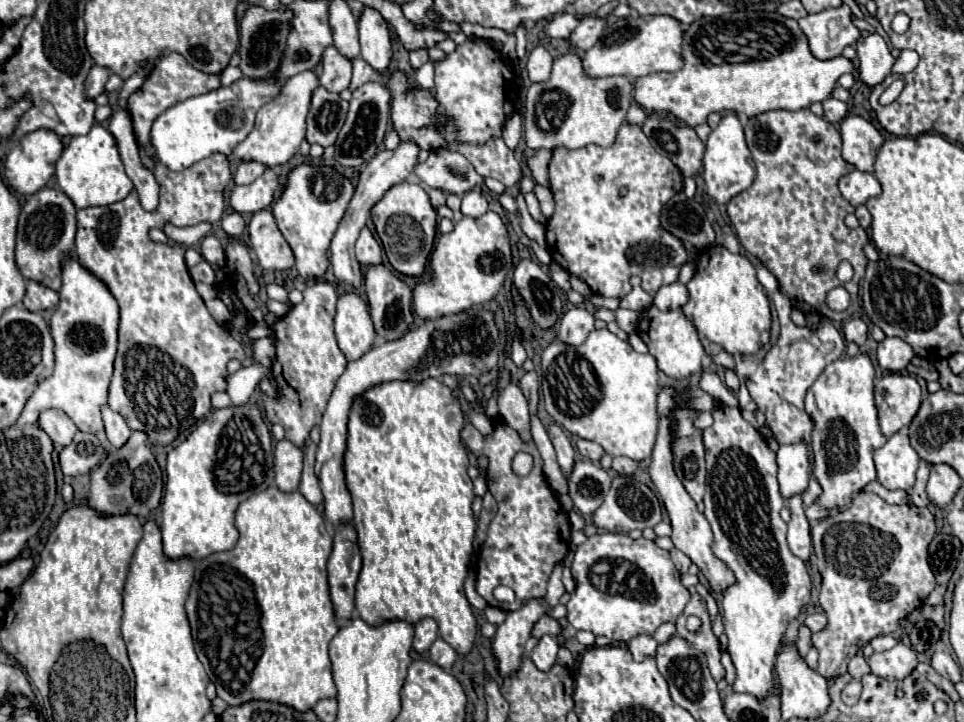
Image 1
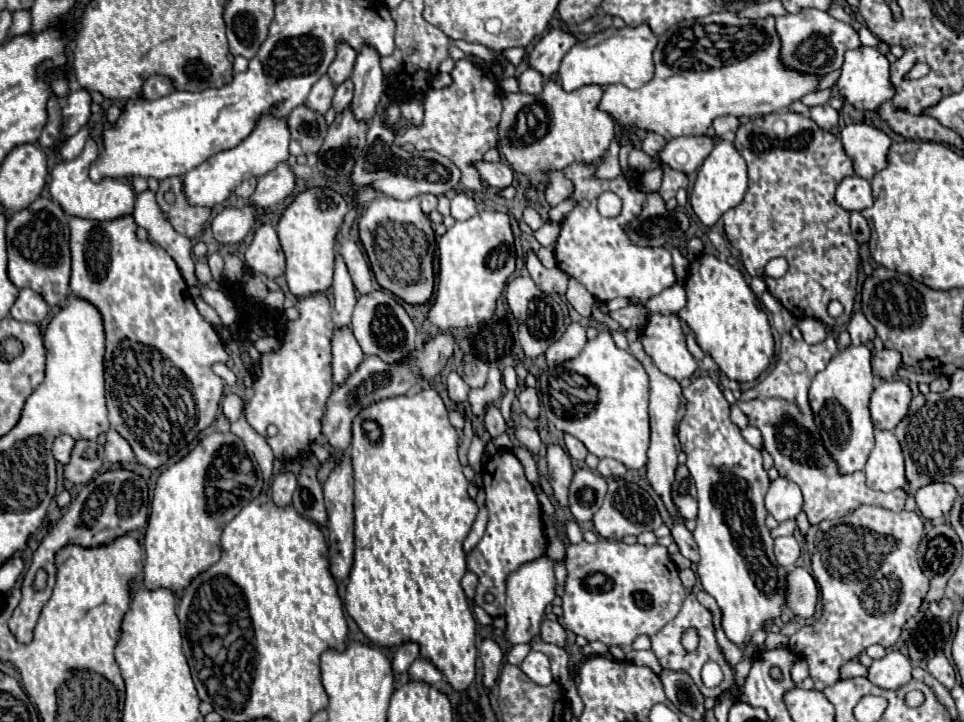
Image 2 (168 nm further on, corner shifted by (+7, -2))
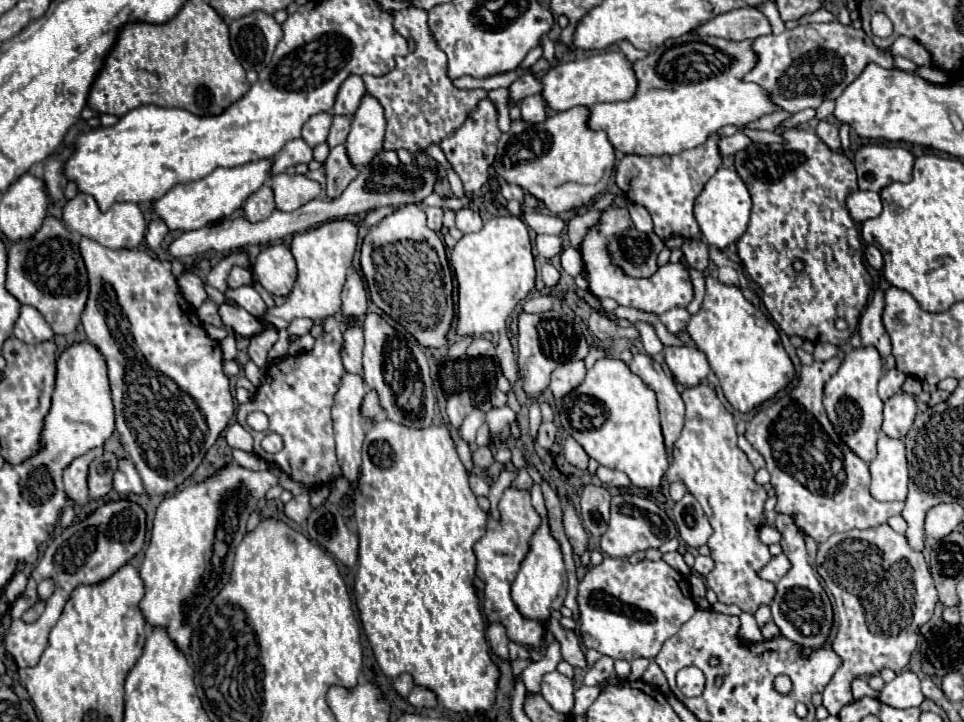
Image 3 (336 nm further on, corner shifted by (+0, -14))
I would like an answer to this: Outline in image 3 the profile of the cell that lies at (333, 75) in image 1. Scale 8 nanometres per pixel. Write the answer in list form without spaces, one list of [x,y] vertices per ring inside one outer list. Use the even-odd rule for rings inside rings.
[[[317,113],[313,115],[305,125],[303,125],[303,139],[307,143],[311,143],[311,147],[323,143],[329,135],[331,129],[331,121],[333,121],[333,113]]]

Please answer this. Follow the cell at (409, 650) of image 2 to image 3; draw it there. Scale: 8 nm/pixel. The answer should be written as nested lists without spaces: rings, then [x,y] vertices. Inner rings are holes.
[[[401,673],[401,675],[393,681],[393,687],[397,689],[397,693],[399,693],[403,699],[409,695],[409,691],[411,691],[413,685],[415,685],[415,683],[413,683],[413,677],[411,677],[409,673]]]

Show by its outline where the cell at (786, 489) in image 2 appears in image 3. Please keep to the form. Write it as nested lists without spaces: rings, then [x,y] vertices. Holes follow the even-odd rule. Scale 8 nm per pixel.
[[[779,513],[775,519],[775,527],[781,533],[781,547],[783,547],[783,553],[791,561],[791,571],[777,583],[777,593],[771,603],[773,621],[779,627],[783,637],[791,639],[797,645],[803,645],[805,653],[809,653],[811,649],[823,647],[823,643],[831,631],[831,625],[833,625],[831,603],[829,603],[827,593],[819,585],[813,569],[807,563],[807,549],[805,549],[805,541],[803,541],[803,531],[795,523],[795,515]]]

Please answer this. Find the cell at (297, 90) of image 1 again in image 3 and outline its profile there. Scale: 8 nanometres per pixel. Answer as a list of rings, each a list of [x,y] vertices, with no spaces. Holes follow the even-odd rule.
[[[269,157],[269,159],[259,159],[255,163],[245,163],[241,167],[217,167],[205,179],[173,187],[167,195],[163,195],[153,203],[153,209],[167,223],[171,231],[201,229],[209,223],[217,223],[219,219],[225,219],[231,213],[235,213],[245,203],[245,199],[251,193],[255,193],[271,175],[271,165],[273,159]]]

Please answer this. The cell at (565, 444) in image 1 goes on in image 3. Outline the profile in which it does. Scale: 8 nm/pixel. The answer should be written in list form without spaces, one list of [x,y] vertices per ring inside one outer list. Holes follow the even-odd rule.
[[[565,501],[565,505],[563,505],[563,527],[565,527],[565,533],[569,537],[569,543],[573,545],[573,551],[577,555],[587,551],[587,533],[583,529],[571,501]]]

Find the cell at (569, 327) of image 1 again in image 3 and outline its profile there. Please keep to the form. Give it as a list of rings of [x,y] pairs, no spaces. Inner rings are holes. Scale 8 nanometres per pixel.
[[[581,359],[569,361],[561,367],[557,367],[551,373],[551,385],[549,385],[555,399],[559,401],[563,395],[567,395],[571,389],[575,389],[585,379],[585,371],[587,371],[585,361],[581,361]]]

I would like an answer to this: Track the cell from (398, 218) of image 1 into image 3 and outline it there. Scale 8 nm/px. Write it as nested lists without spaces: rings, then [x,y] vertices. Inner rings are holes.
[[[419,205],[399,207],[363,239],[361,269],[377,307],[393,315],[423,347],[441,347],[453,319],[453,281],[441,237],[427,227]]]

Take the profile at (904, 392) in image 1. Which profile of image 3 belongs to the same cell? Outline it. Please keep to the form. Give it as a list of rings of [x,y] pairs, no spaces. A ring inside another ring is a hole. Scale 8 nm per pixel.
[[[897,393],[885,401],[883,407],[883,433],[887,437],[903,439],[913,425],[917,413],[917,403],[907,393]]]

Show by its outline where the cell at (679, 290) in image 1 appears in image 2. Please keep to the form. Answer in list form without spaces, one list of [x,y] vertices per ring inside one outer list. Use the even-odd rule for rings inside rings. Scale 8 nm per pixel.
[[[676,283],[674,287],[668,287],[668,289],[664,289],[662,293],[654,295],[652,299],[648,299],[644,305],[646,305],[646,309],[648,309],[650,313],[674,315],[674,313],[678,313],[678,311],[686,305],[684,287]]]

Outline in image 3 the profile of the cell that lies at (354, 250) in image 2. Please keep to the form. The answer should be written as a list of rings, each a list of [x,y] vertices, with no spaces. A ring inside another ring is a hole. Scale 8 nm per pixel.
[[[351,271],[343,287],[343,315],[361,319],[367,313],[367,301],[369,301],[369,295],[367,295],[363,277],[357,271]]]

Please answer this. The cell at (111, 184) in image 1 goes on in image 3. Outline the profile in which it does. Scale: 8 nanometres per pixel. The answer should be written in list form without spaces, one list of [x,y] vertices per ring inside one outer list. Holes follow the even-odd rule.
[[[77,193],[73,199],[69,199],[63,207],[63,223],[71,229],[81,233],[83,237],[89,237],[97,243],[101,243],[103,247],[109,249],[135,249],[143,243],[145,237],[145,229],[147,229],[147,221],[143,217],[143,211],[139,209],[137,203],[115,203],[109,211],[101,211],[95,203],[95,199],[87,193]]]

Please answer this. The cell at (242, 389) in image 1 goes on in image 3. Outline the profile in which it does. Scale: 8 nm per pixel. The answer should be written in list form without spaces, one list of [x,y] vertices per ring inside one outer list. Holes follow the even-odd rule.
[[[235,421],[227,427],[227,443],[229,447],[237,447],[237,449],[243,449],[243,451],[251,451],[253,449],[253,439],[251,435]]]

